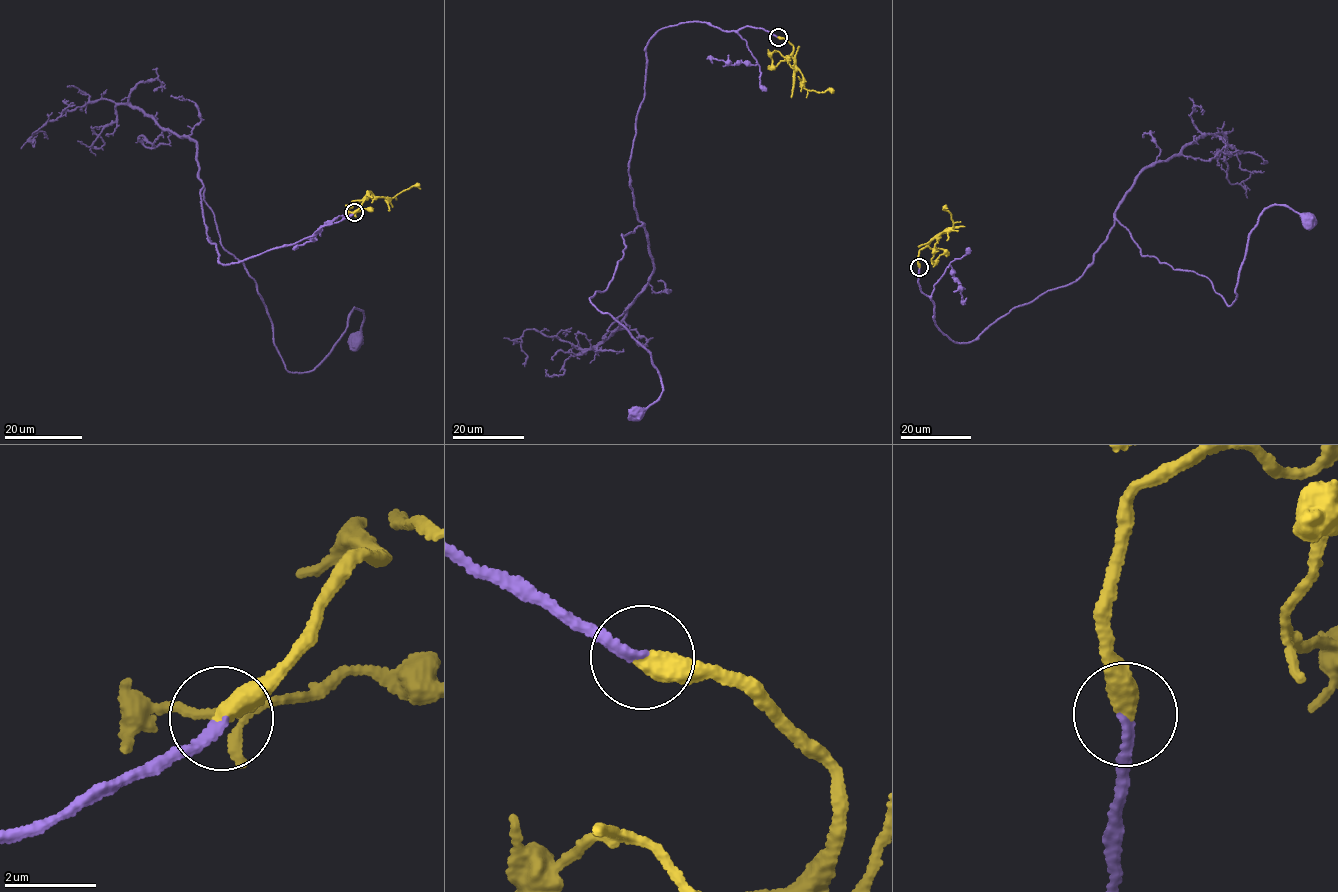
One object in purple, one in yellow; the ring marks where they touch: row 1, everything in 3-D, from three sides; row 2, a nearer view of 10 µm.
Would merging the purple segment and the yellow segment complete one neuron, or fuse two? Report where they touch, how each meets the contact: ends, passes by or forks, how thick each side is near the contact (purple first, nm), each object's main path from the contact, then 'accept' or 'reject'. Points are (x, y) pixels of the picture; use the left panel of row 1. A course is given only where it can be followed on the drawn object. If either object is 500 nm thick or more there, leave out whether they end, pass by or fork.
(354, 212) | purple ends | yellow ends | 240/460 nm | purple via (354, 212), (222, 264), (200, 189), (289, 371), (312, 370), (354, 308), (355, 342) | yellow via (353, 212), (365, 199), (361, 200), (368, 197), (389, 200), (414, 185), (420, 188) | accept

